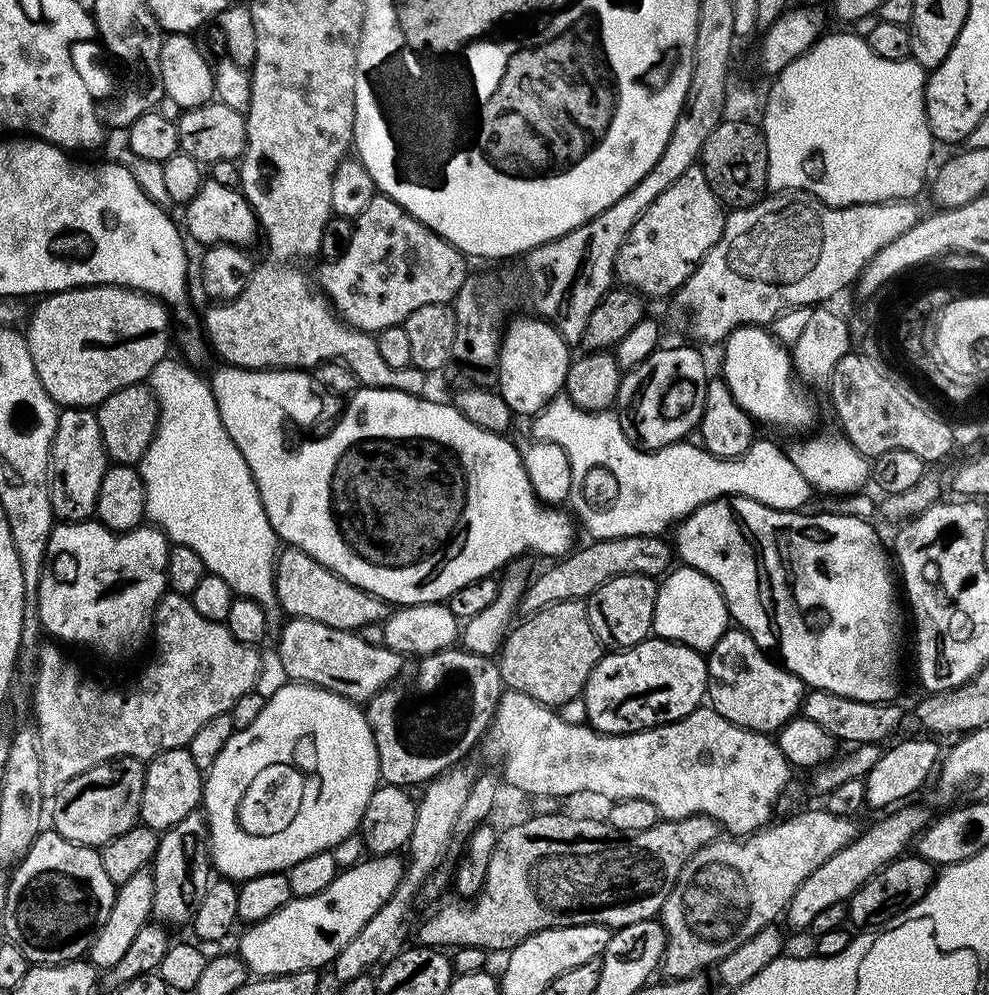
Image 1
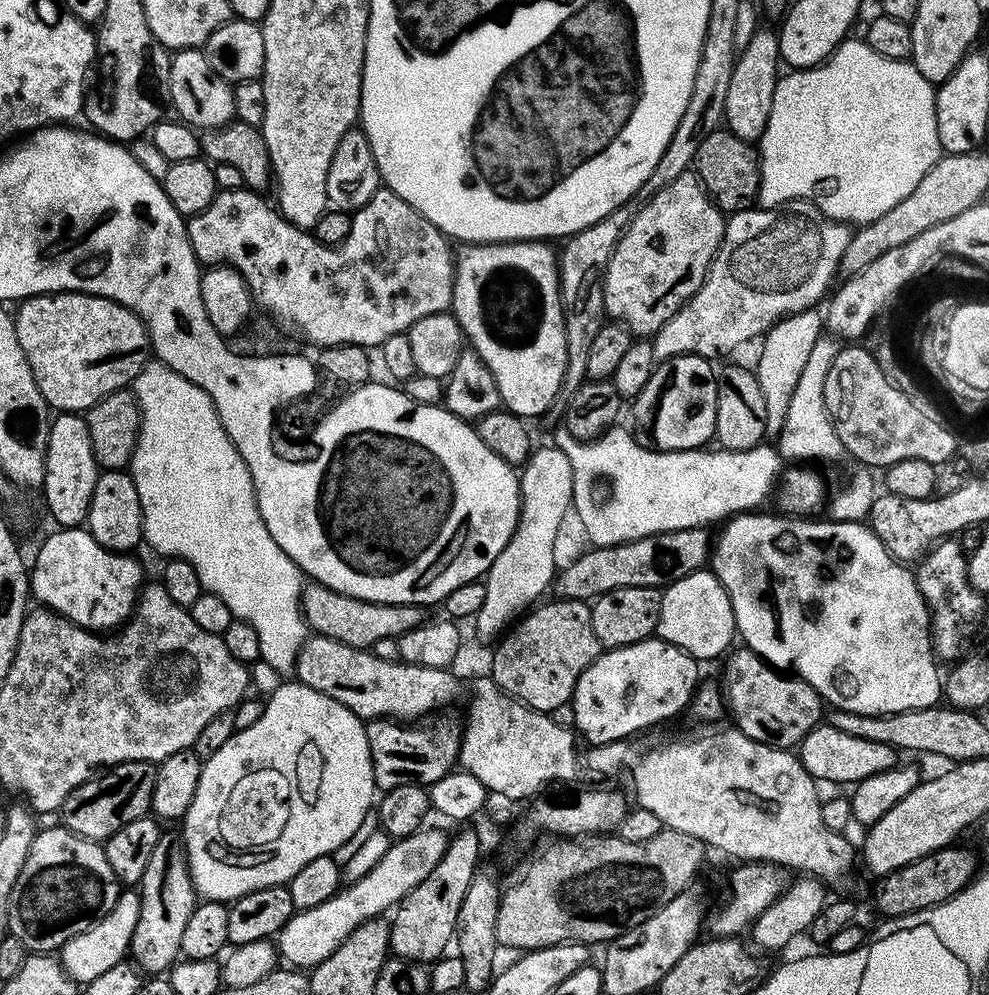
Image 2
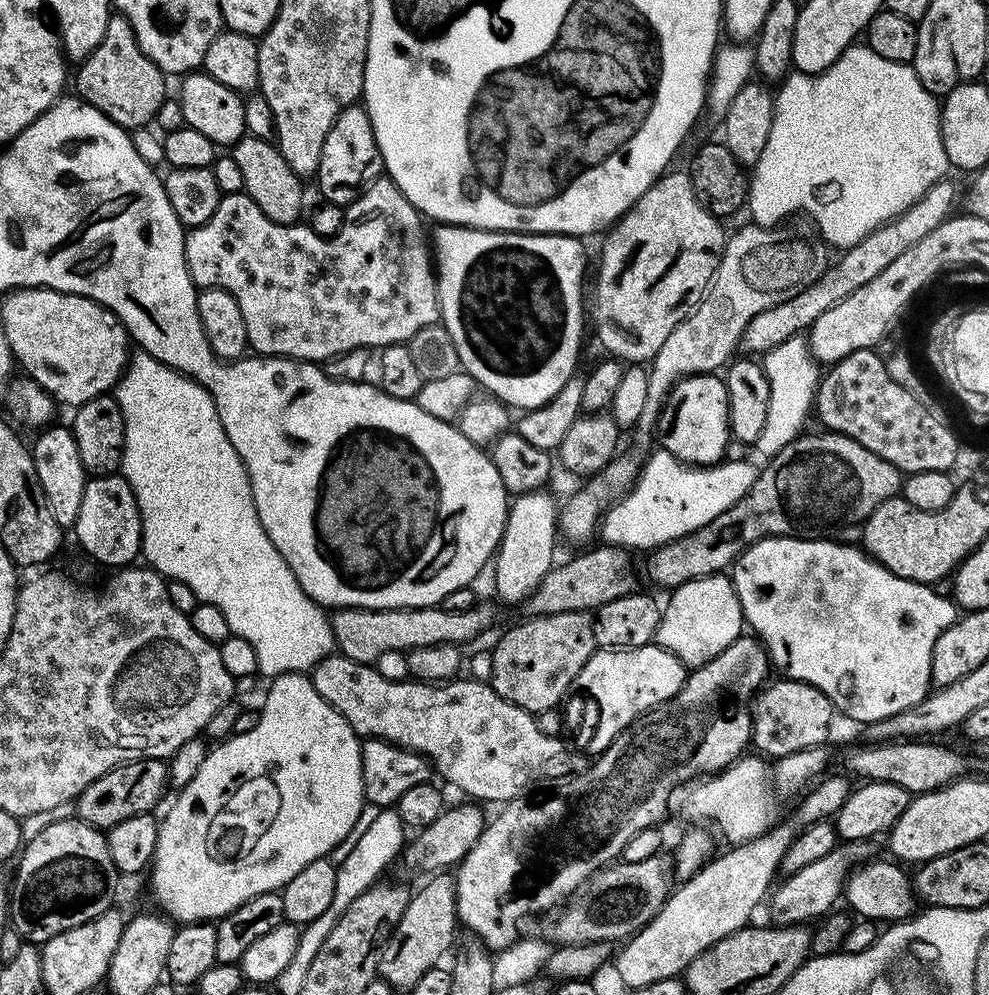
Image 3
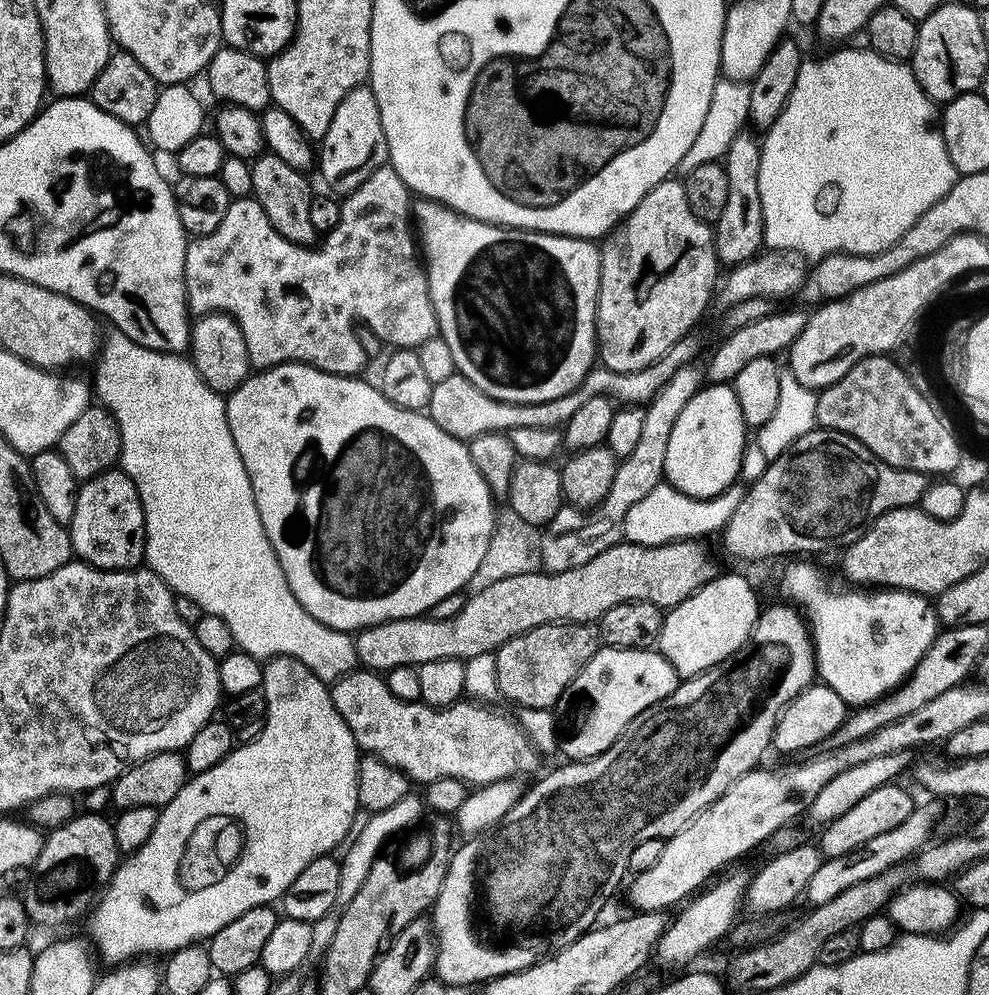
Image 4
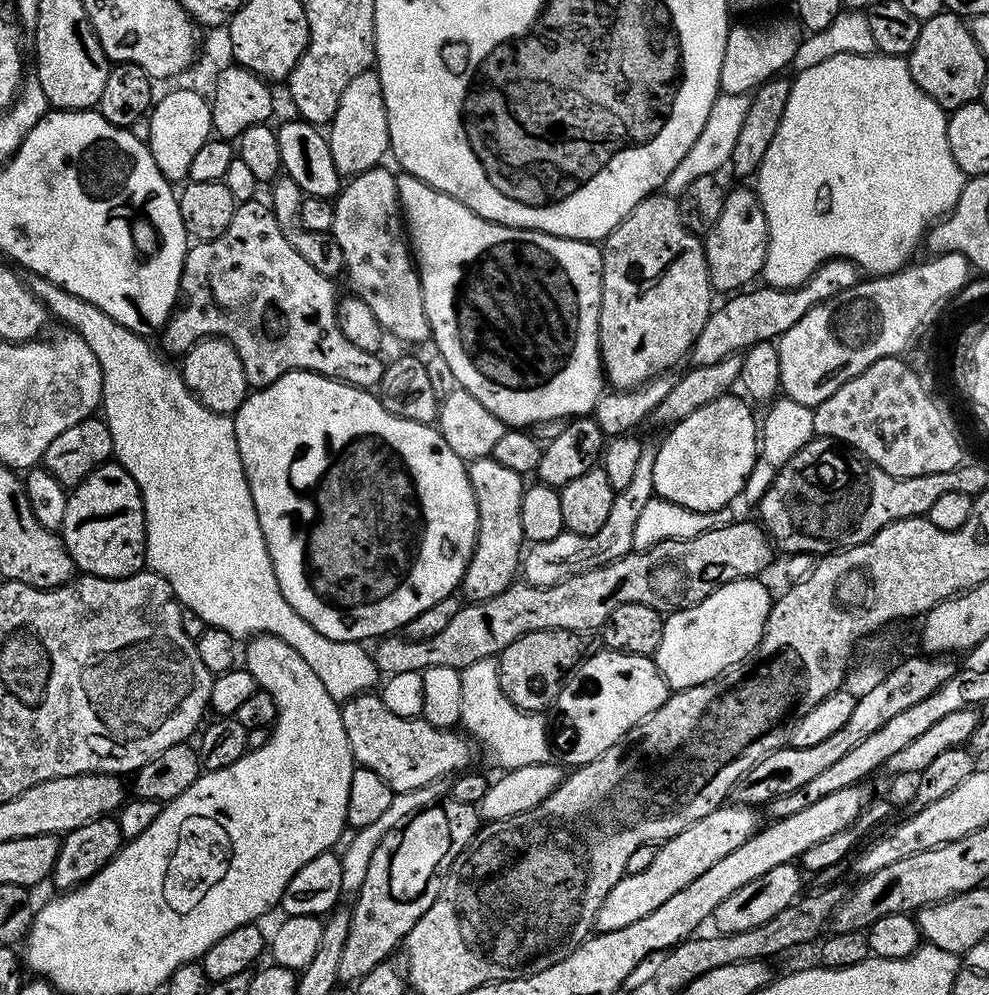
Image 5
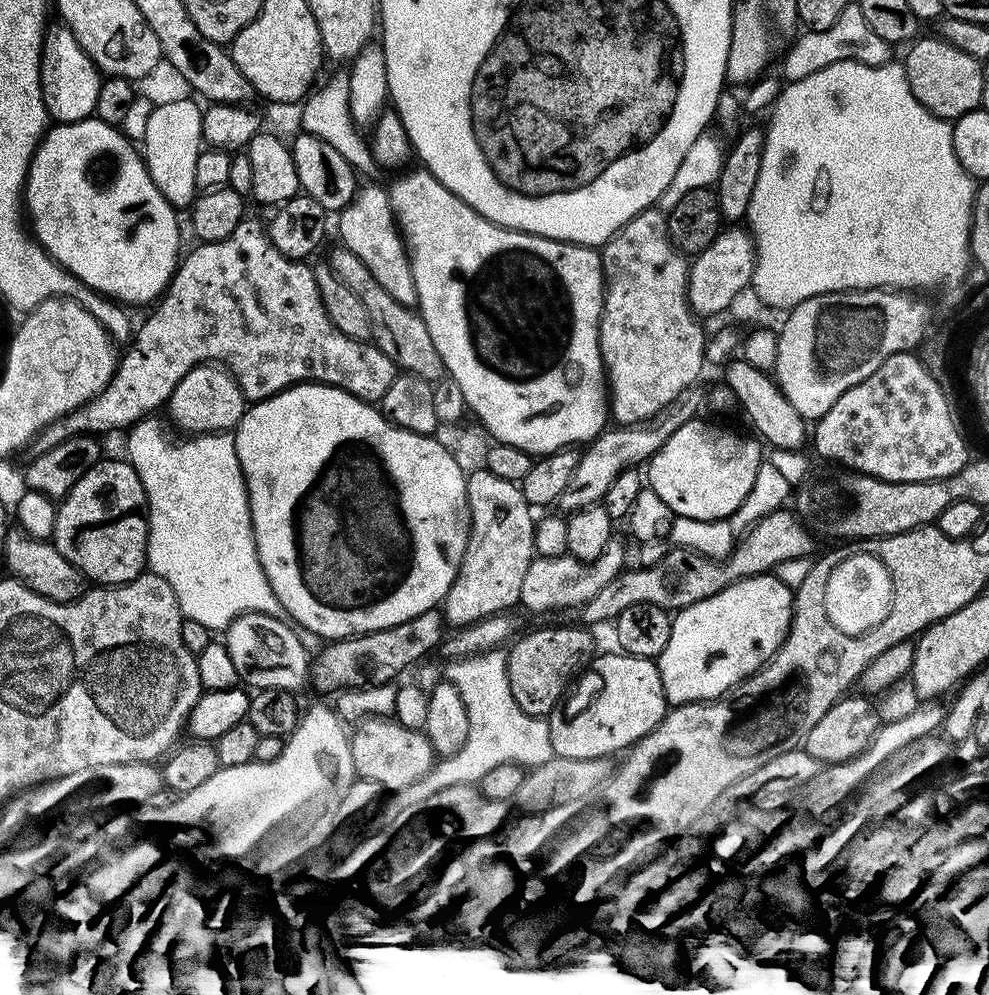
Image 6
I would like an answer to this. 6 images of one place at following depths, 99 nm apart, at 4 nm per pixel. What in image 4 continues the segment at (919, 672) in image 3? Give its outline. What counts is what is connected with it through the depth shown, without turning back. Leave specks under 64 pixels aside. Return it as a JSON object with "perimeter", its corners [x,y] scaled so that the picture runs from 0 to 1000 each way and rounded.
{"perimeter":[[[805,561],[802,567],[797,567],[793,571],[793,580],[790,581],[789,595],[794,604],[800,605],[811,616],[821,640],[821,649],[825,656],[825,673],[828,682],[839,689],[839,693],[843,693],[847,697],[847,702],[851,702],[859,710],[869,710],[871,708],[882,708],[885,704],[903,695],[912,684],[920,678],[928,669],[928,665],[932,661],[932,657],[936,657],[936,653],[944,645],[948,634],[948,624],[946,621],[946,612],[943,604],[936,599],[929,599],[927,595],[911,595],[909,593],[871,593],[866,589],[854,589],[852,586],[840,587],[833,580],[833,575],[829,571],[824,571],[821,567],[816,567],[816,562]]]}

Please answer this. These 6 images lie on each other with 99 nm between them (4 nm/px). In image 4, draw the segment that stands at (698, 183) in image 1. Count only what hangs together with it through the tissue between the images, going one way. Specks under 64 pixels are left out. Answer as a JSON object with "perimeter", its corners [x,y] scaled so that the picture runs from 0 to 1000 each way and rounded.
{"perimeter":[[[676,179],[665,183],[665,187],[661,187],[661,191],[654,193],[649,199],[649,203],[645,203],[645,207],[641,207],[641,211],[637,211],[637,215],[631,218],[614,237],[610,238],[606,250],[607,297],[603,301],[603,349],[606,365],[610,369],[616,370],[618,374],[649,372],[653,368],[657,368],[657,364],[665,364],[665,360],[669,360],[669,356],[673,356],[673,352],[677,352],[677,348],[681,348],[681,344],[697,337],[701,333],[700,329],[711,320],[716,305],[722,302],[722,294],[726,289],[724,272],[729,271],[730,265],[724,257],[721,230],[718,228],[717,222],[707,221],[702,215],[702,211],[698,211],[698,203],[694,203],[694,191],[691,184],[687,180]]]}

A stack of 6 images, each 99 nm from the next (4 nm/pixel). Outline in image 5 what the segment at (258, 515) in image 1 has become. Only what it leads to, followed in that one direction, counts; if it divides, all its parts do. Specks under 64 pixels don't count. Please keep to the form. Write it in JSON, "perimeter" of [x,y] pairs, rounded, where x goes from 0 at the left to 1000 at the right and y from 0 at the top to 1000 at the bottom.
{"perimeter":[[[33,276],[30,292],[48,308],[72,333],[78,334],[95,352],[103,372],[103,418],[109,424],[113,437],[116,461],[135,480],[142,490],[146,506],[146,561],[149,570],[158,575],[172,589],[179,603],[189,614],[200,617],[212,631],[223,631],[240,641],[254,641],[264,637],[280,639],[297,649],[301,657],[322,677],[330,689],[330,697],[338,706],[347,706],[375,696],[385,686],[377,656],[367,646],[355,643],[342,645],[330,641],[289,605],[273,565],[271,550],[261,525],[259,510],[249,484],[245,460],[241,456],[239,424],[234,417],[217,414],[206,407],[188,388],[183,371],[165,362],[161,353],[150,347],[151,343],[135,332],[115,324],[107,312],[99,312],[91,304],[71,295],[63,287],[51,284],[42,277]]]}

